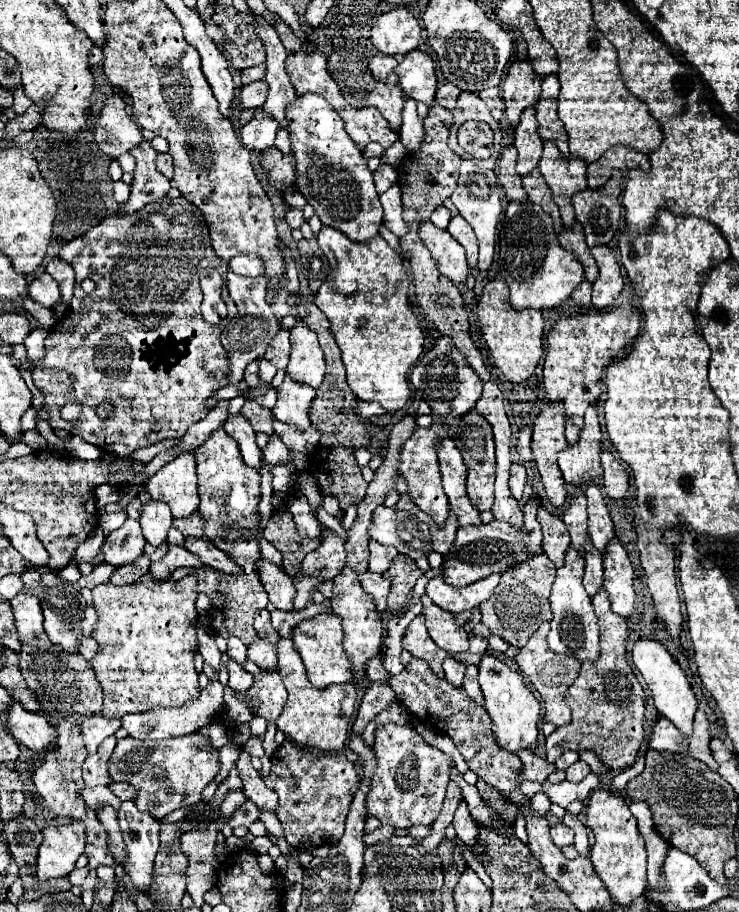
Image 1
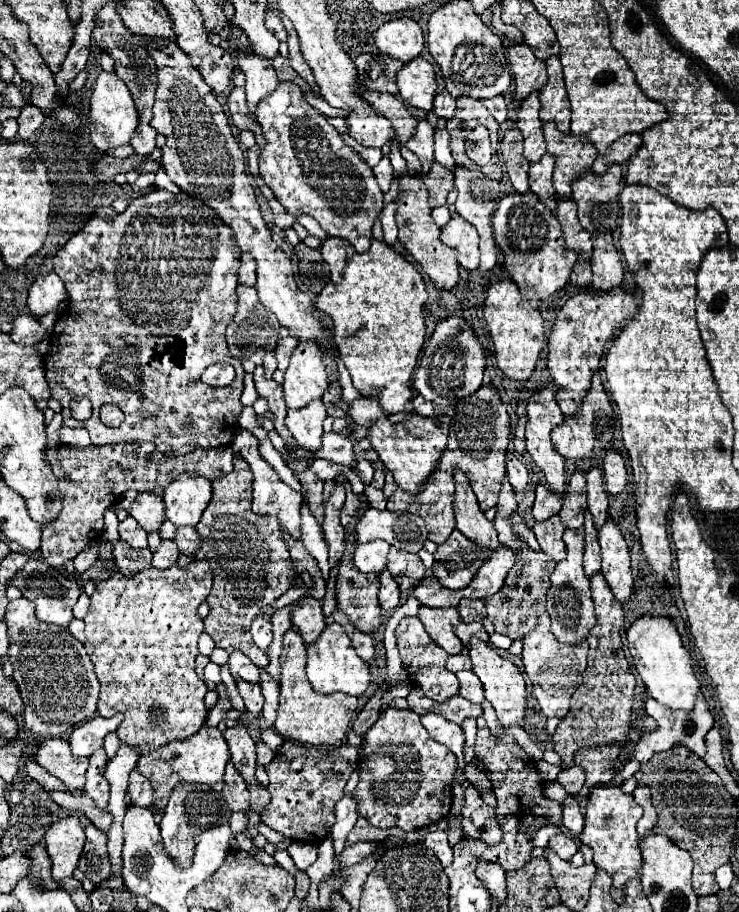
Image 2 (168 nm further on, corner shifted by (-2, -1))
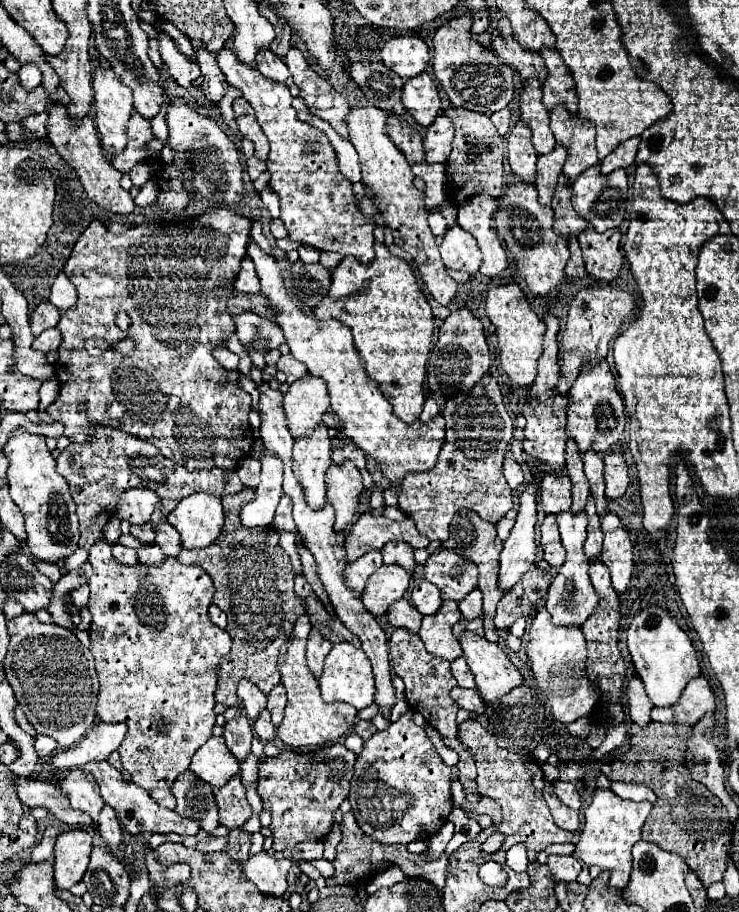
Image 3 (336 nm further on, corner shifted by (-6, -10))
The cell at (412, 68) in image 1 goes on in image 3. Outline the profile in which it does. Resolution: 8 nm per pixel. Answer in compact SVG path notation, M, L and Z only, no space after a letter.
M426 72L404 84L400 100L420 126L430 126L442 108L436 82Z

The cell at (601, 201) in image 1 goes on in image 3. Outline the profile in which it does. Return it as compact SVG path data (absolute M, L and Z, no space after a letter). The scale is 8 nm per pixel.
M600 164L590 166L582 172L576 182L572 184L572 206L574 210L590 222L598 232L618 228L626 214L626 200L628 200L628 176L624 170L614 170L612 174L600 174Z

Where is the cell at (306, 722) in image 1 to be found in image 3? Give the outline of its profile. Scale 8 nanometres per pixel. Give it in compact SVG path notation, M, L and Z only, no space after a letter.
M306 614L298 616L296 622L294 622L292 636L282 646L280 656L278 656L278 672L280 672L282 684L286 688L288 704L286 704L286 710L284 710L282 724L276 728L276 736L290 748L334 744L342 736L352 732L352 728L356 724L356 716L358 716L358 710L354 706L350 706L350 704L342 704L342 702L326 704L322 700L318 682L316 682L316 678L312 678L312 674L310 674L310 670L306 666L306 658L304 658L306 640L308 640L310 630L312 630L312 624L310 624L308 616Z

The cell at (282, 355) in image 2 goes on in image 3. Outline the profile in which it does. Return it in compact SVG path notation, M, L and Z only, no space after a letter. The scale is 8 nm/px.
M286 354L286 356L280 356L280 360L278 360L278 370L282 370L284 374L286 374L286 382L288 384L292 384L292 382L296 382L298 378L302 378L302 376L306 376L308 374L308 370L306 370L306 366L302 366L302 362L298 362L294 356L290 356L290 354Z

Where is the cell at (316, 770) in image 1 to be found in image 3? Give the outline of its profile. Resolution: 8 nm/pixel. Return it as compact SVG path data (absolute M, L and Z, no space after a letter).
M344 744L324 746L322 750L280 750L278 756L266 758L258 766L258 794L264 810L272 814L272 848L276 852L294 848L302 840L324 840L332 830L332 814L348 796L350 780L354 774L356 754Z

